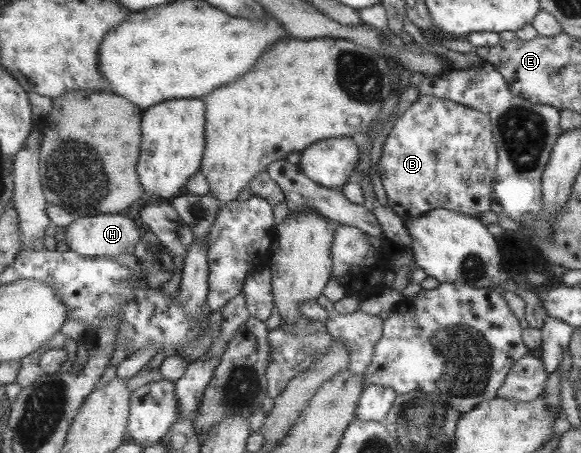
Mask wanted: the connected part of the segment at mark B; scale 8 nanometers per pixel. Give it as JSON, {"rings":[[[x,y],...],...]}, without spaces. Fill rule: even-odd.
{"rings":[[[424,95],[398,118],[383,144],[378,163],[380,179],[388,205],[404,220],[445,208],[481,218],[494,202],[495,178],[498,174],[499,153],[496,148],[491,116],[458,104],[444,96]]]}

